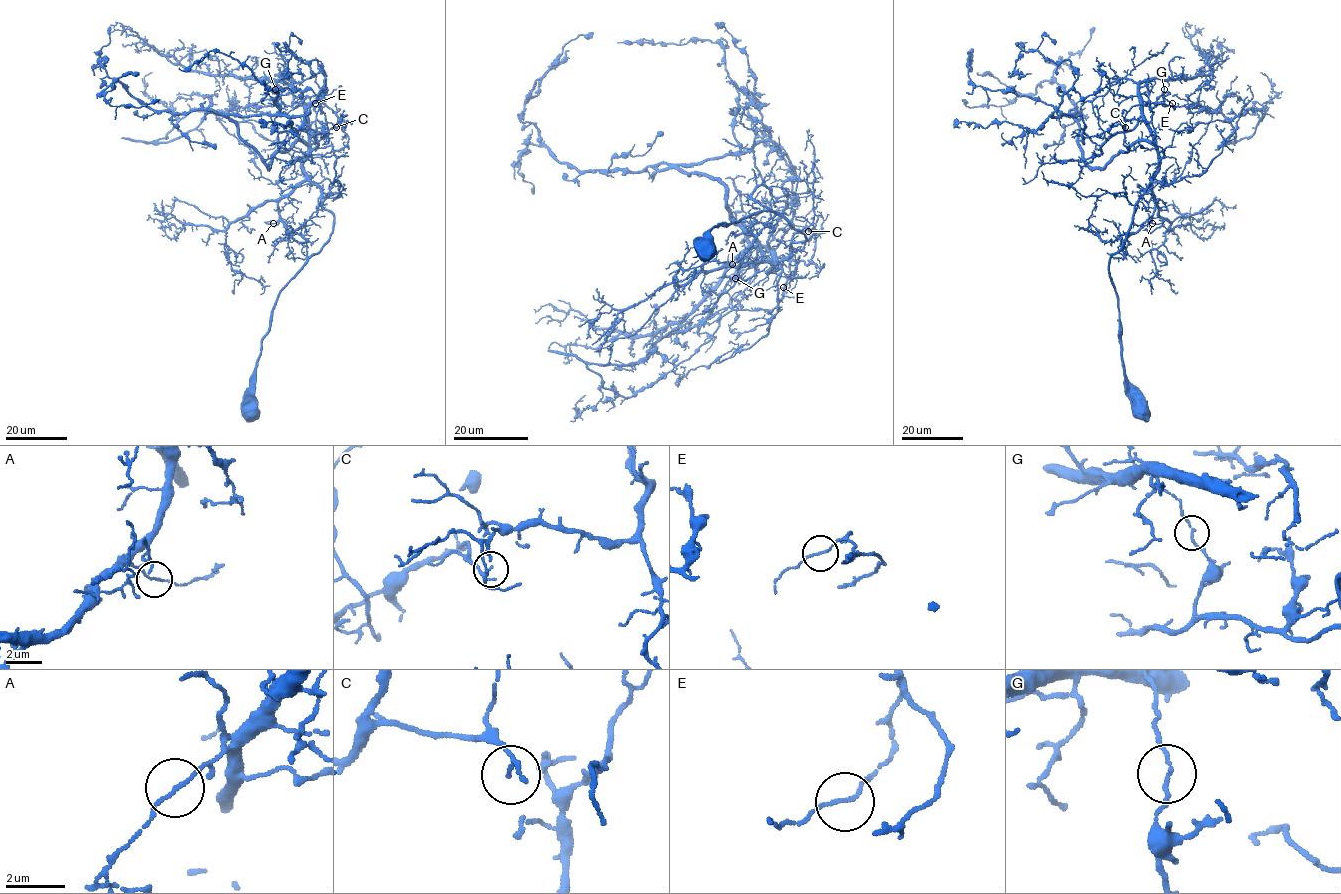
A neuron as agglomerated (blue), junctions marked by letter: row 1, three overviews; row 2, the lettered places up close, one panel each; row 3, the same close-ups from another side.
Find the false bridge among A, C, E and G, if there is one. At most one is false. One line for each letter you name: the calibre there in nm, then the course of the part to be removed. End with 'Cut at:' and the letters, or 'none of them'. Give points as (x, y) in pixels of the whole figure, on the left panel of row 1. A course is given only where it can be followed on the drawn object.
G: 110 nm thick; foreign part runs (275, 89), (273, 106), (207, 112), (182, 135), (153, 141), (196, 110), (278, 131), (327, 124)
Cut at: G

